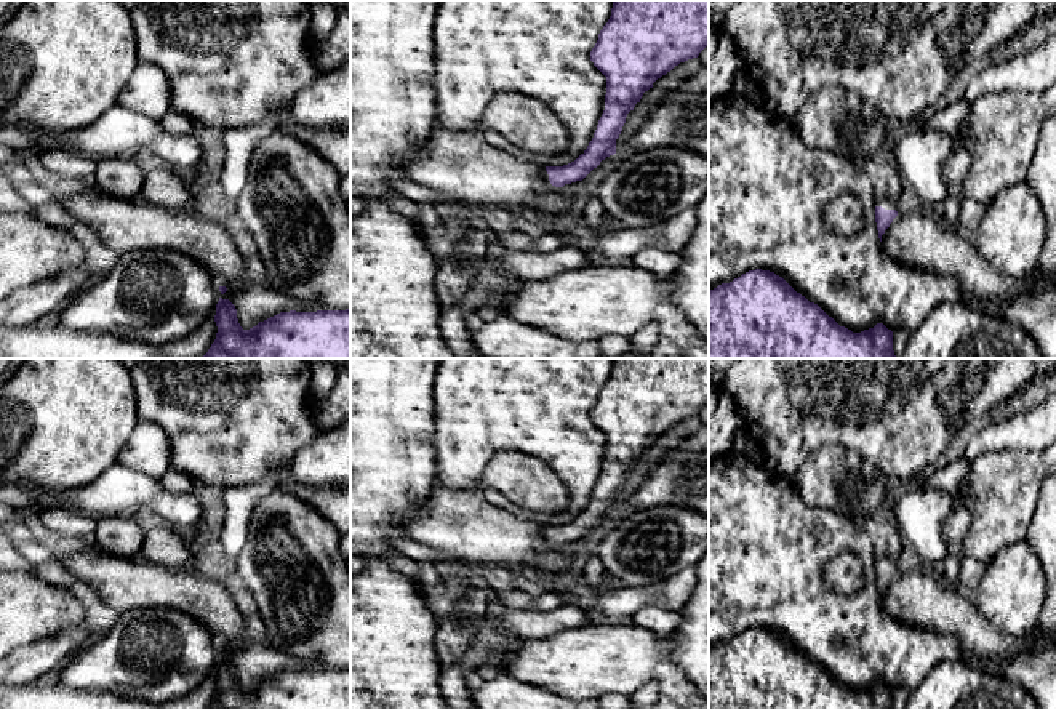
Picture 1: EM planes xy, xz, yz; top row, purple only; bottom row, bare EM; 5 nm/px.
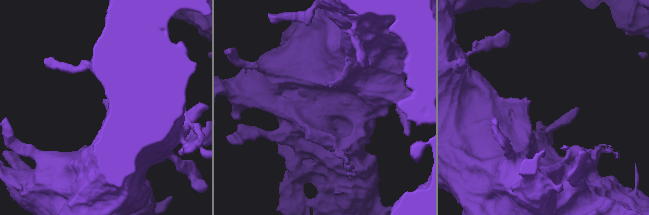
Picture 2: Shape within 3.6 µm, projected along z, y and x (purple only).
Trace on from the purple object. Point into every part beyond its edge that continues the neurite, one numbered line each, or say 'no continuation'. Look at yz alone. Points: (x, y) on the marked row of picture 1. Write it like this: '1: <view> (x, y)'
1: yz (887, 202)

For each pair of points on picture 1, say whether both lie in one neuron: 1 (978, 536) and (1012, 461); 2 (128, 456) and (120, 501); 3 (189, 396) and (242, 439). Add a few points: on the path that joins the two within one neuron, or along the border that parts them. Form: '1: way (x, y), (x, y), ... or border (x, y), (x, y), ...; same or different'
1: way (997, 517), (1004, 506), (1005, 485), (1010, 480); same
2: border (117, 461), (159, 479); different
3: way (202, 399), (229, 426); same

